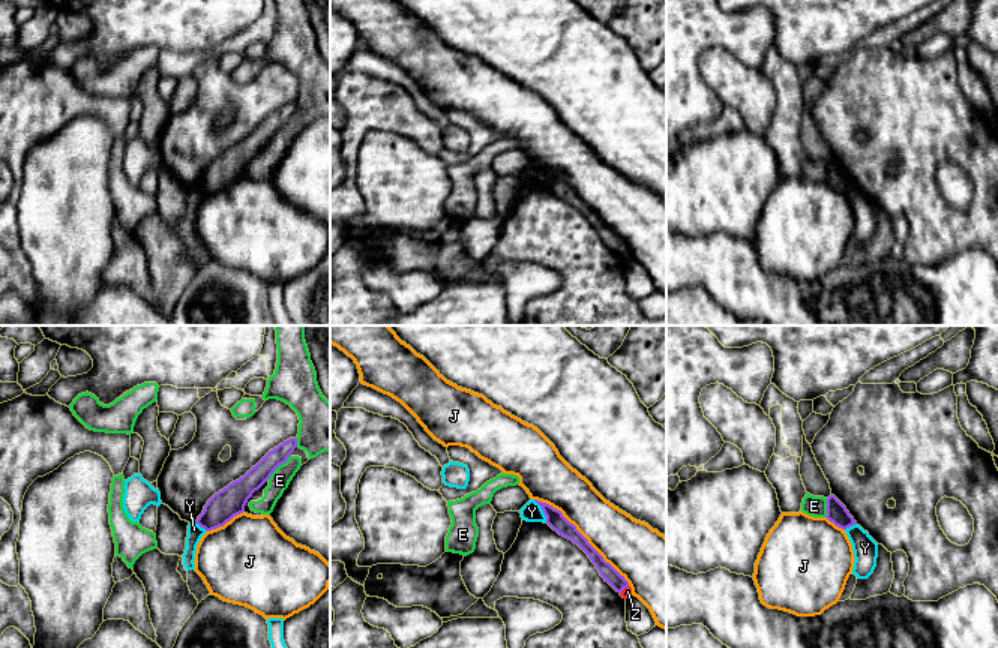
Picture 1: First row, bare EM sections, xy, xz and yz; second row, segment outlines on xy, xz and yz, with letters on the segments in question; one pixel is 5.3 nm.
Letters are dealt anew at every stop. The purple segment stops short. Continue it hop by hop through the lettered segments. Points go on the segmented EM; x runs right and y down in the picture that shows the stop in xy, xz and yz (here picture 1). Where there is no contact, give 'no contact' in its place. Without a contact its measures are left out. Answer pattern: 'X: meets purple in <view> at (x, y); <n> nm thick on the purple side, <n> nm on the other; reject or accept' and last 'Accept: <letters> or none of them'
E: meets purple in xy at (278, 465); 120 nm thick on the purple side, 110 nm on the other; reject
J: meets purple in xz at (583, 536); 100 nm thick on the purple side, 280 nm on the other; reject
Y: meets purple in xz at (544, 512); 100 nm thick on the purple side, 110 nm on the other; reject
Z: meets purple in xz at (623, 588); 80 nm thick on the purple side, 50 nm on the other; accept
Accept: Z

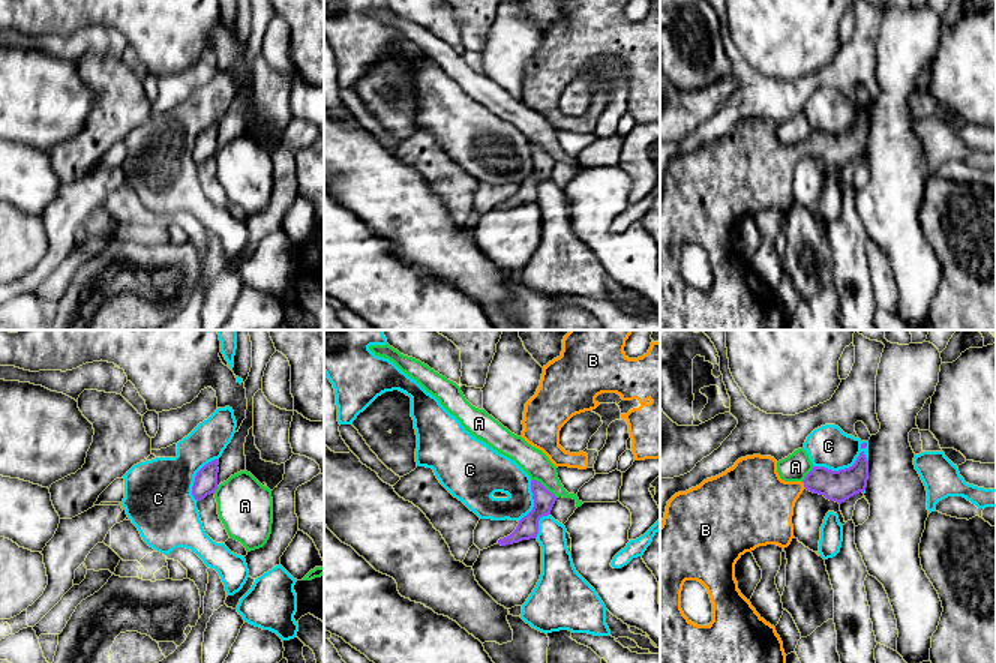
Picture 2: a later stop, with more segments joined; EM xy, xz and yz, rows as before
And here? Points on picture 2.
A: meets purple in xz at (543, 486); 120 nm thick on the purple side, 150 nm on the other; reject
B: meets purple in yz at (804, 485); 160 nm thick on the purple side, 340 nm on the other; accept
C: meets purple in yz at (845, 468); 160 nm thick on the purple side, 220 nm on the other; reject
Accept: B

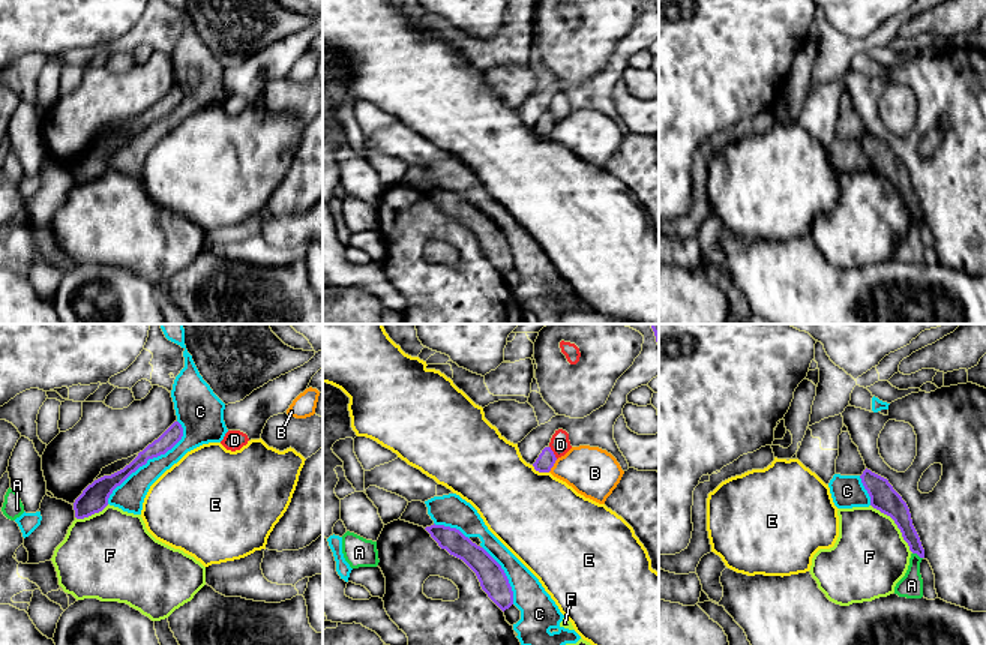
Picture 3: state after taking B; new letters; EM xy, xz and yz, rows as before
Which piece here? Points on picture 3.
A: meets purple in yz at (917, 554); 110 nm thick on the purple side, 130 nm on the other; reject
B: meets purple in xz at (553, 465); 90 nm thick on the purple side, 260 nm on the other; reject
C: meets purple in xy at (149, 458); 90 nm thick on the purple side, 160 nm on the other; reject
D: meets purple in xz at (553, 452); 90 nm thick on the purple side, 110 nm on the other; reject
E: meets purple in xz at (541, 471); 90 nm thick on the purple side, 480 nm on the other; reject
F: meets purple in yz at (896, 524); 140 nm thick on the purple side, 400 nm on the other; reject
Accept: none of them

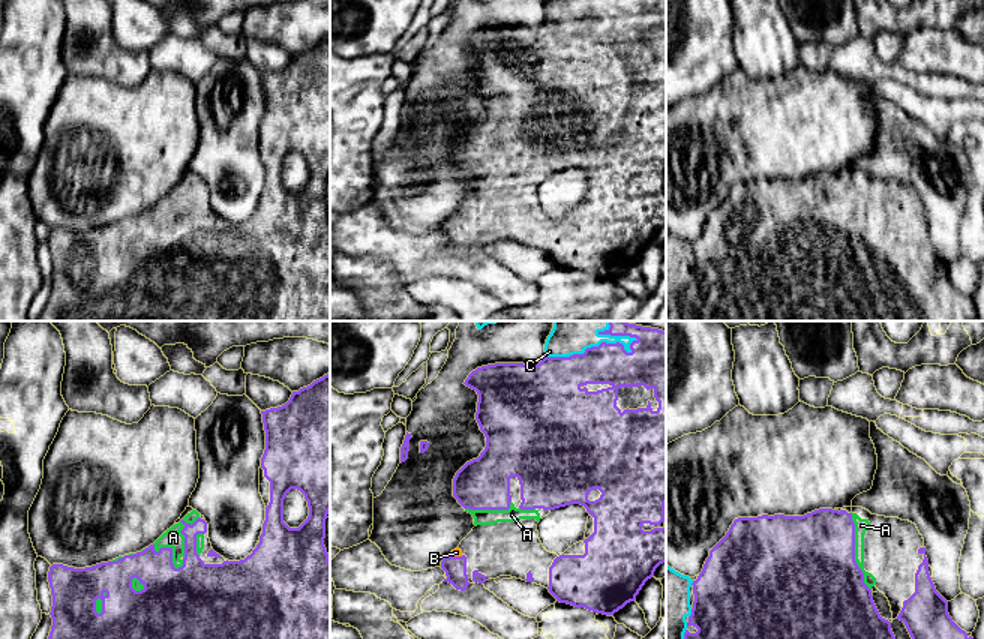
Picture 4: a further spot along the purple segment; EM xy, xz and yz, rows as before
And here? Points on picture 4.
A: meets purple in xy at (185, 542); 280 nm thick on the purple side, 100 nm on the other; accept
B: meets purple in xz at (456, 557); 120 nm thick on the purple side, 50 nm on the other; accept
C: meets purple in xz at (594, 347); 240 nm thick on the purple side, 260 nm on the other; accept
Accept: A, B, C

